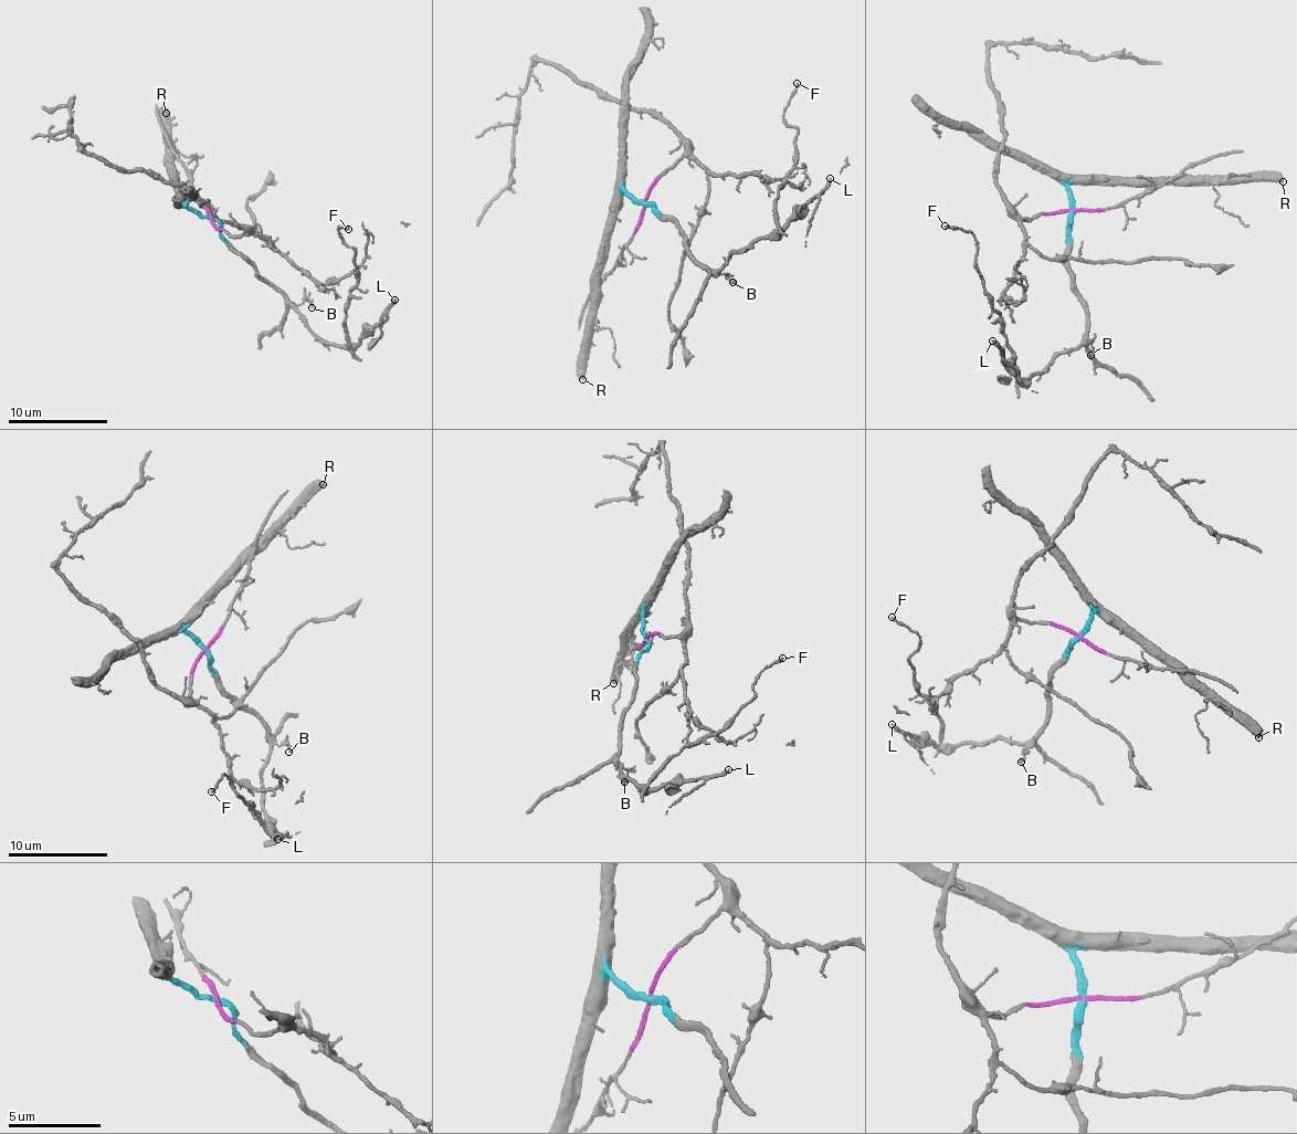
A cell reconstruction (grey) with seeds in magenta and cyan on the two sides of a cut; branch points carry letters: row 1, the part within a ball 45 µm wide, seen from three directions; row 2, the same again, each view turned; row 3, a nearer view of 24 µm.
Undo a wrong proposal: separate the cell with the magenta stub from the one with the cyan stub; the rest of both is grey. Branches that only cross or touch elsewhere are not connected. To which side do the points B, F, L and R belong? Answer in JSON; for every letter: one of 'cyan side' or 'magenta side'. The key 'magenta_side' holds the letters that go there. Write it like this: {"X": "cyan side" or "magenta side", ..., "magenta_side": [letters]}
{"B": "cyan side", "F": "cyan side", "L": "cyan side", "R": "cyan side", "magenta_side": []}

